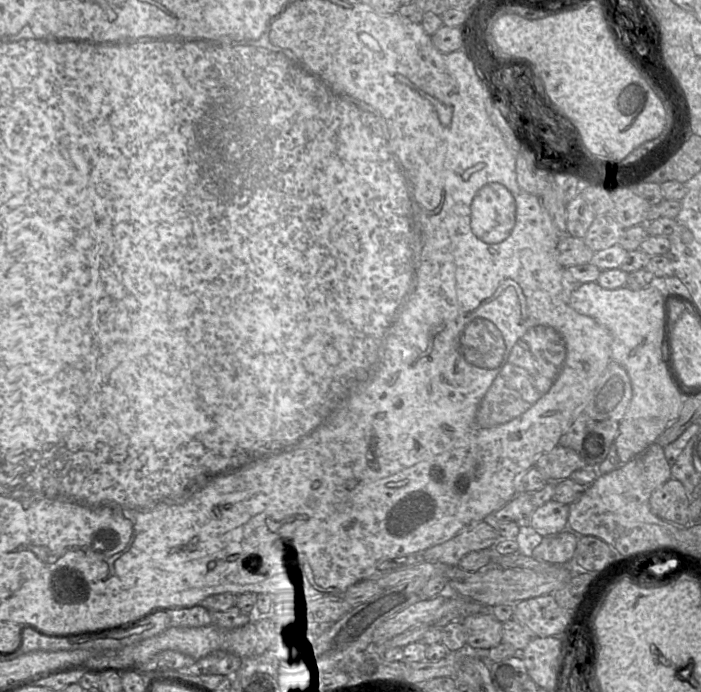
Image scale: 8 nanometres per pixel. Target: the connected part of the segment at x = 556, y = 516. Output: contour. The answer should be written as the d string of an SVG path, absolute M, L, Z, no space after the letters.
M550 500L537 507L530 526L542 537L558 534L568 526L569 505Z

